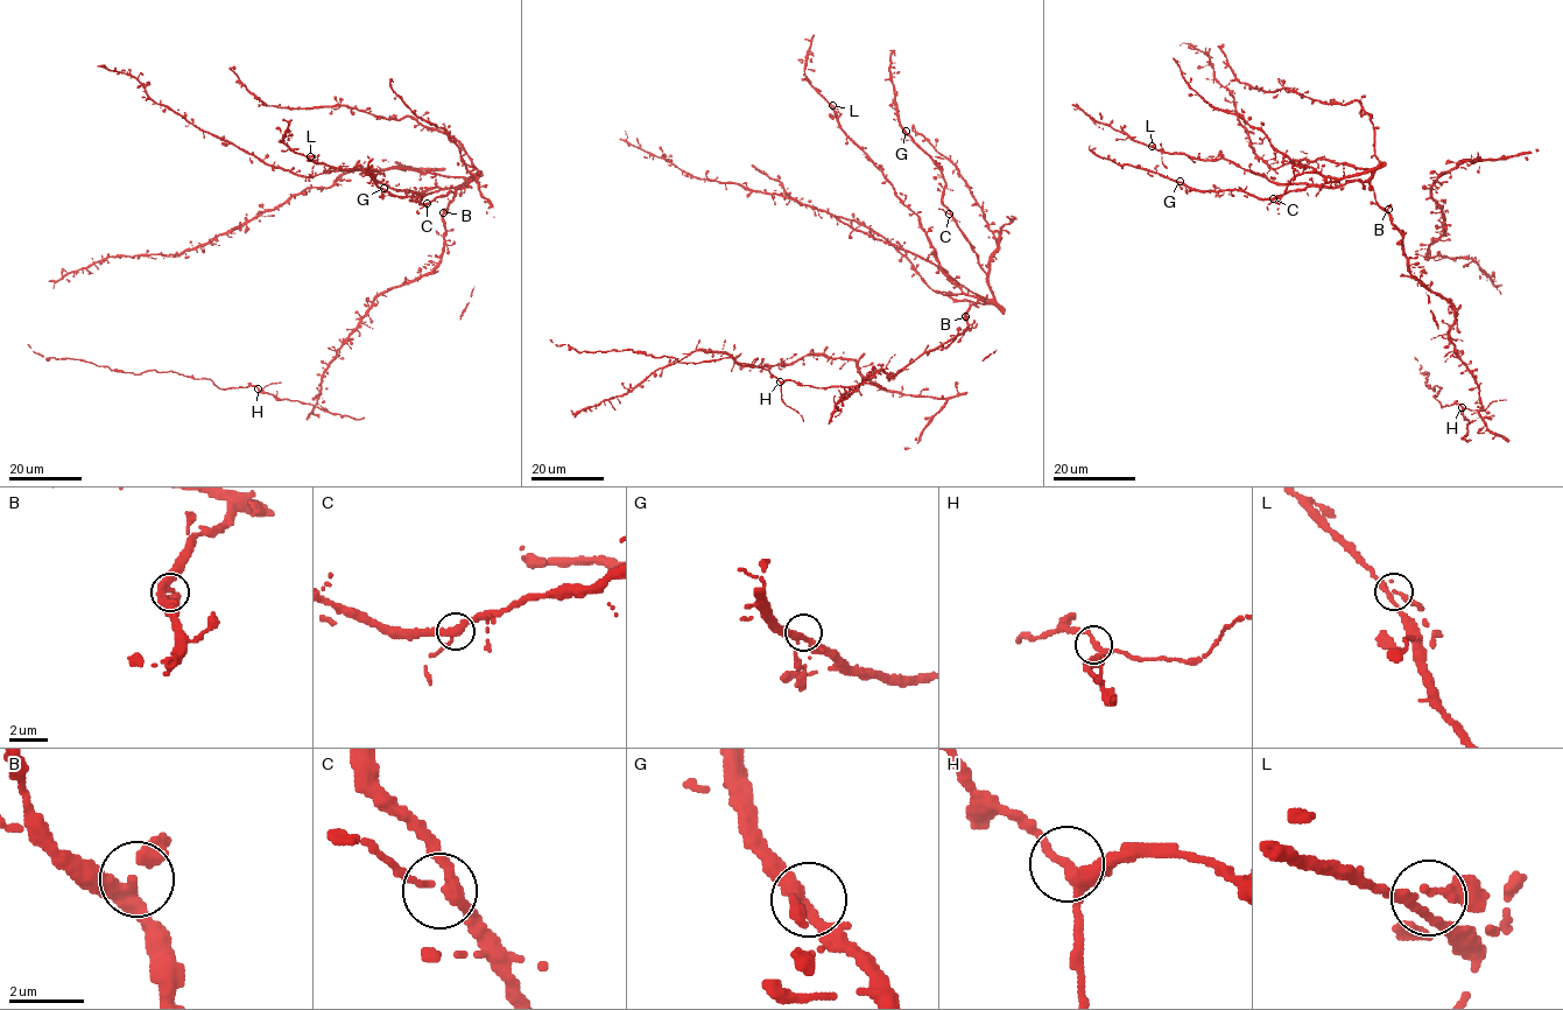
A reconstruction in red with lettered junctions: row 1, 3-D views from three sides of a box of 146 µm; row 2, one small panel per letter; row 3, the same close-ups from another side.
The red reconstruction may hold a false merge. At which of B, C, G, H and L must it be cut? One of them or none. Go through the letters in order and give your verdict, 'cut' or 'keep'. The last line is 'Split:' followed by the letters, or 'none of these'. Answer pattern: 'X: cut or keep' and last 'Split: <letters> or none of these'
B: keep
C: keep
G: keep
H: keep
L: keep
Split: none of these

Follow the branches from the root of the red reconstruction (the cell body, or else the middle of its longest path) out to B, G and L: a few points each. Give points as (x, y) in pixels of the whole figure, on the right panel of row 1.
B: (1403, 249), (1402, 233), (1392, 222), (1388, 209)
G: (1403, 249), (1401, 231), (1375, 200), (1370, 170), (1273, 198), (1236, 189), (1198, 191), (1180, 181)
L: (1403, 249), (1401, 231), (1366, 181), (1351, 180), (1337, 187), (1275, 184), (1223, 159), (1197, 159), (1152, 146)

